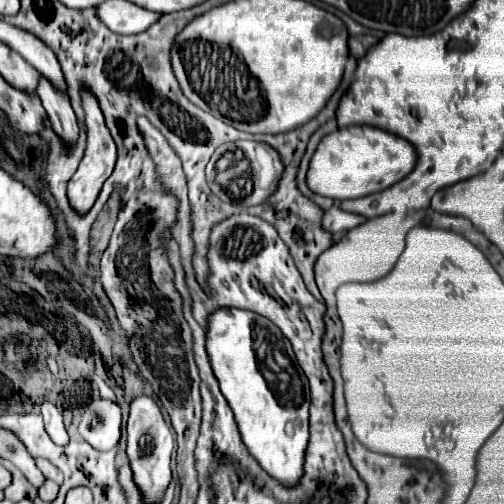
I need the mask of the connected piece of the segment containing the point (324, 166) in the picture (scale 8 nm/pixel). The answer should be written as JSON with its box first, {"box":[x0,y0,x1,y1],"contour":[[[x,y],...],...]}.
{"box":[307,125,417,201],"contour":[[[351,125],[345,129],[337,129],[321,139],[309,163],[307,187],[317,195],[337,201],[359,199],[371,193],[379,193],[389,185],[401,181],[411,173],[415,161],[417,153],[409,141],[377,127]]]}

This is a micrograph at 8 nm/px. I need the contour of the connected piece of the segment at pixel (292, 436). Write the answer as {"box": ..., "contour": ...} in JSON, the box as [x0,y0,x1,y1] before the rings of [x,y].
{"box":[205,309,309,487],"contour":[[[215,309],[213,313],[209,313],[207,321],[205,349],[209,363],[219,381],[223,397],[235,413],[243,443],[271,477],[279,479],[287,487],[295,485],[303,475],[305,449],[309,441],[309,383],[305,373],[301,373],[301,367],[297,365],[287,337],[269,319],[247,309]]]}

